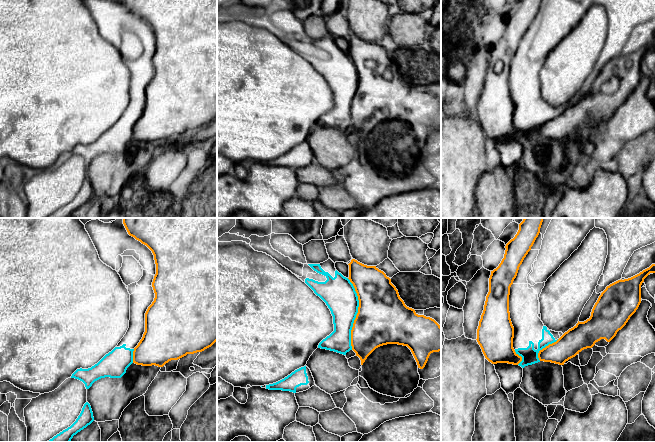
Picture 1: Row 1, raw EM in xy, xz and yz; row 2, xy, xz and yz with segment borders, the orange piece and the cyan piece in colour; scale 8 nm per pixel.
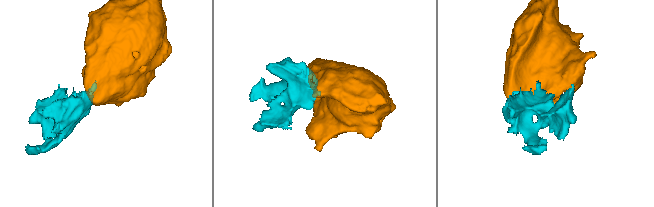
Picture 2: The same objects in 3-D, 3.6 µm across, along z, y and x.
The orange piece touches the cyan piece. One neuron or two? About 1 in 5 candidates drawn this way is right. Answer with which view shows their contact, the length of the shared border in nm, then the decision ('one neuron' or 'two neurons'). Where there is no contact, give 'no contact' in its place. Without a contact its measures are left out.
meets orange in xz; contact 600 nm long; two neurons

